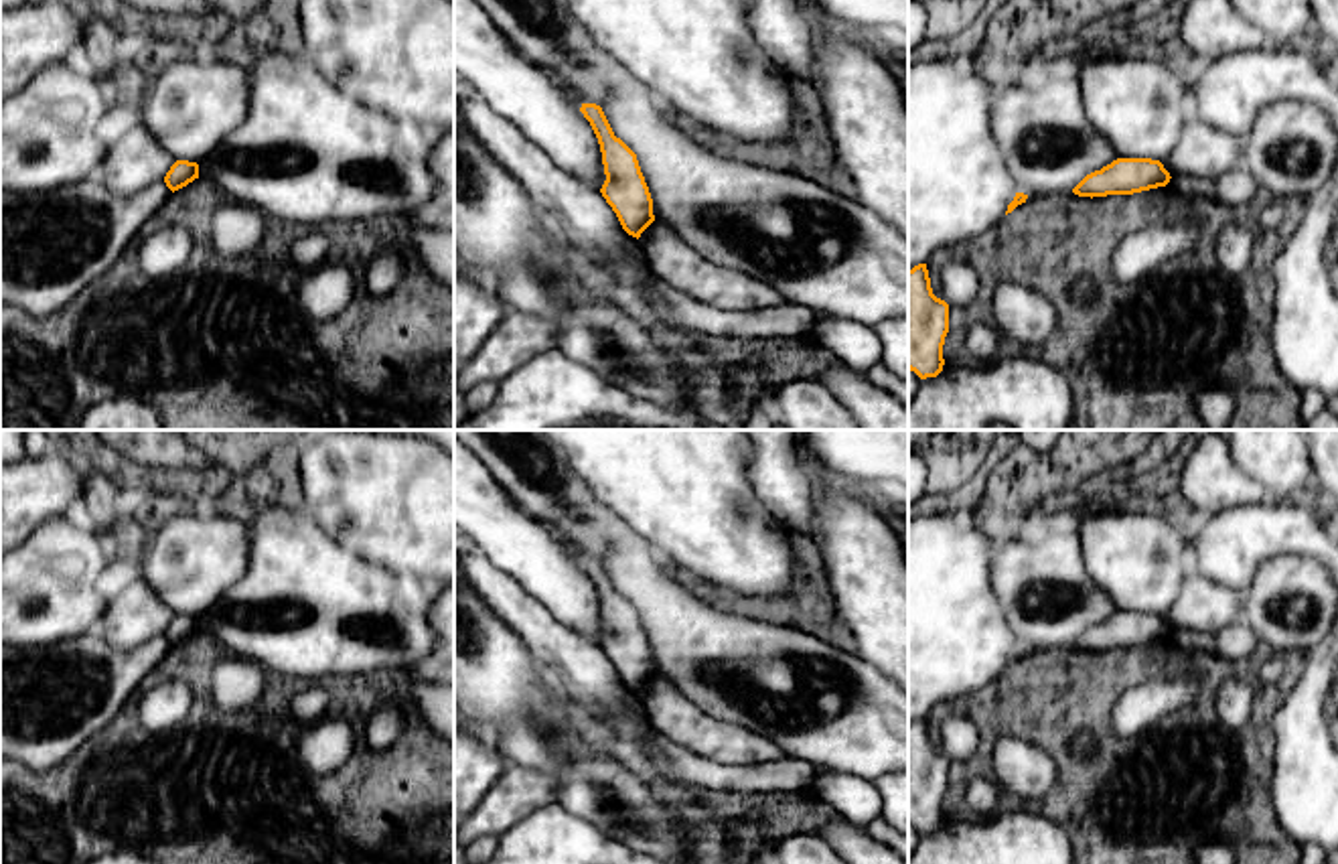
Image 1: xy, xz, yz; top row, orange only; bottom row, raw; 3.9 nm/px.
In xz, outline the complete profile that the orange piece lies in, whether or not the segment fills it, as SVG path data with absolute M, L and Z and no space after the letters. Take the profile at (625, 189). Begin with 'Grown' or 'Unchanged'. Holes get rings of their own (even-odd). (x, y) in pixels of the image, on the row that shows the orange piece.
Unchanged. M582 103L580 112L590 122L602 152L606 181L600 193L616 213L622 229L639 239L655 221L655 215L637 154L614 136L600 105Z

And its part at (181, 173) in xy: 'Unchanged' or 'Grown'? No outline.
Unchanged

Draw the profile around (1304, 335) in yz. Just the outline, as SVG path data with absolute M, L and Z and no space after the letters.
M1338 160L1330 187L1306 205L1291 239L1273 262L1273 325L1269 347L1281 375L1297 389L1338 395Z

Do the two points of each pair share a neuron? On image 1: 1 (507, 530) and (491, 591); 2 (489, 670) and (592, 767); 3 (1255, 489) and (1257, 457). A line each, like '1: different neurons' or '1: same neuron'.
1: different neurons
2: same neuron
3: different neurons

